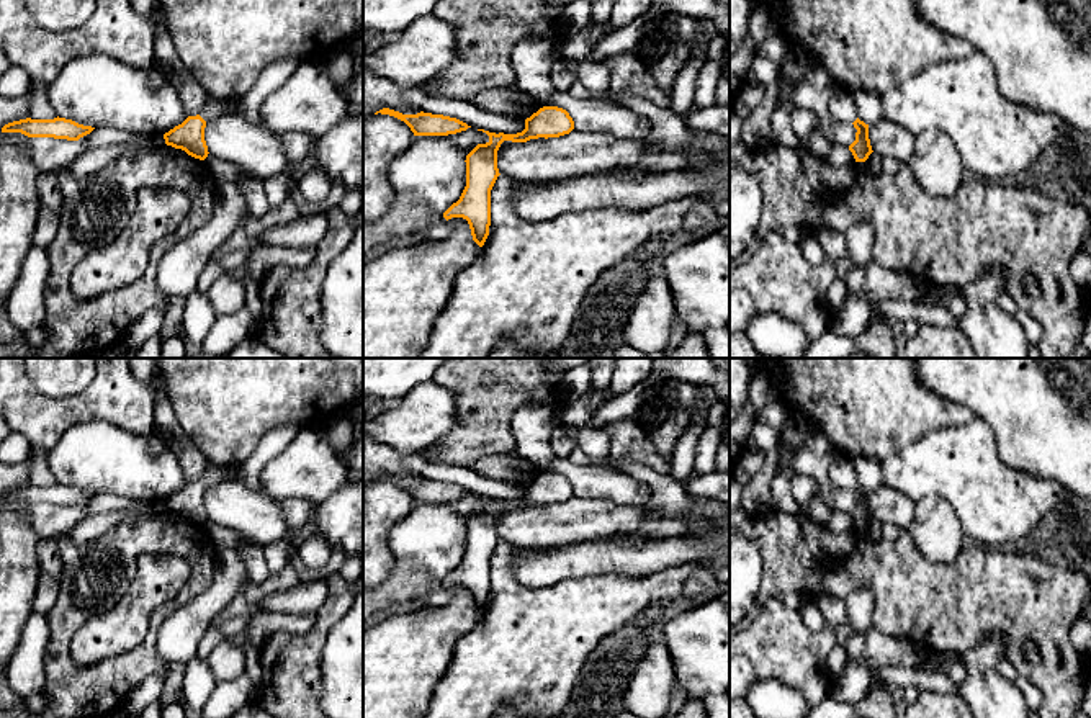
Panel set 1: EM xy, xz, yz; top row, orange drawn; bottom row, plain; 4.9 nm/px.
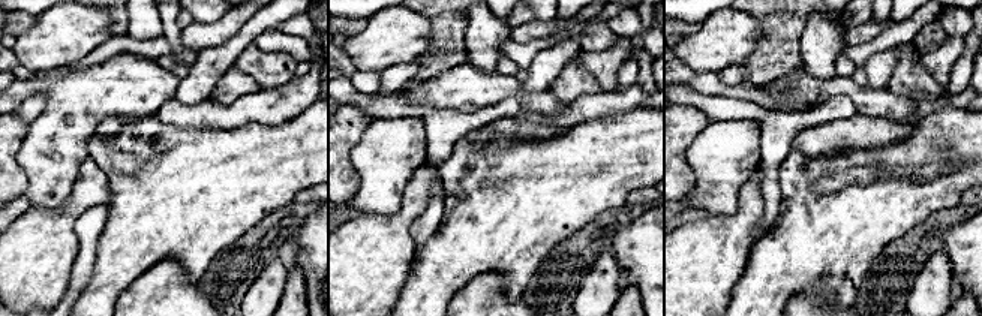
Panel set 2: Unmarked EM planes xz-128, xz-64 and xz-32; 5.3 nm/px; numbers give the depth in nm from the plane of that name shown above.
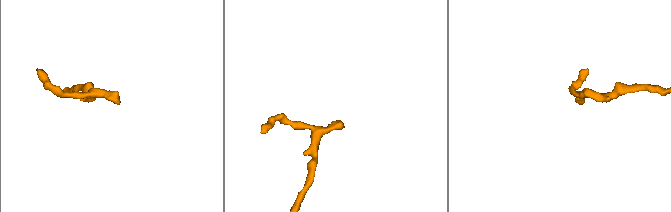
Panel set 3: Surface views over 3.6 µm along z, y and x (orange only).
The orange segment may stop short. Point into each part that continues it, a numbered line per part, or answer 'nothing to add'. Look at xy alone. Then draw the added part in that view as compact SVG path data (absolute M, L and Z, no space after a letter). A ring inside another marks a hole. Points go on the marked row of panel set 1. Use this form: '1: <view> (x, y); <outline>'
1: xy (213, 108); M213 96L204 103L203 110L200 111L200 116L206 123L216 118L221 118L222 114L226 114L226 101L213 98Z

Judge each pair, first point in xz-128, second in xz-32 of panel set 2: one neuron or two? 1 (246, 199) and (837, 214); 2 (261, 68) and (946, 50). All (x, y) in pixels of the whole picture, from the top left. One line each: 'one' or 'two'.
1: one
2: one

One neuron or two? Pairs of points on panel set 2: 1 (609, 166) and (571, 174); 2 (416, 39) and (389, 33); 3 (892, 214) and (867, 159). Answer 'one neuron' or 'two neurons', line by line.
1: one neuron
2: one neuron
3: one neuron

